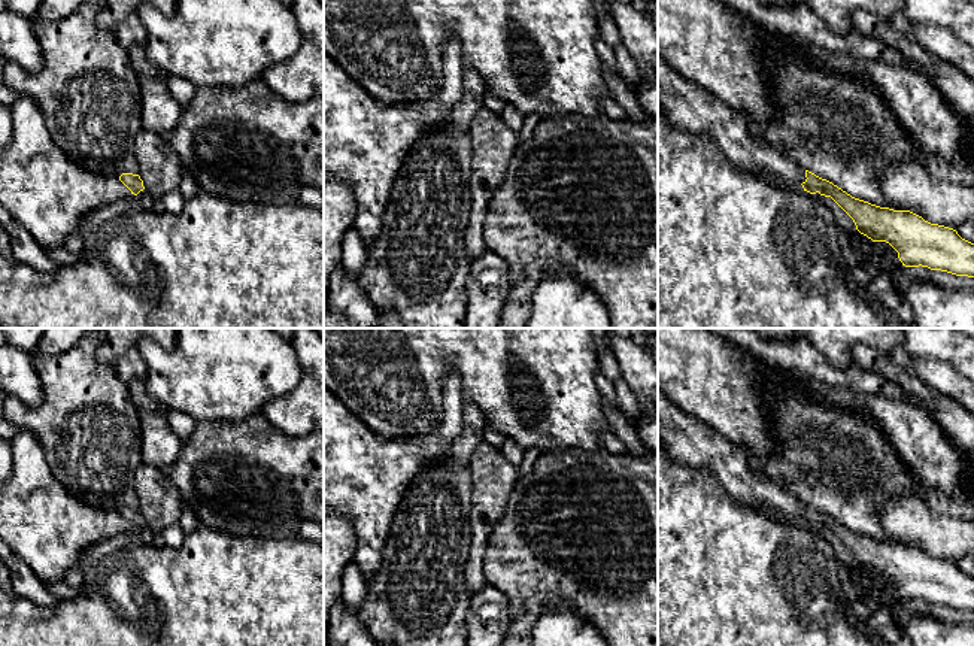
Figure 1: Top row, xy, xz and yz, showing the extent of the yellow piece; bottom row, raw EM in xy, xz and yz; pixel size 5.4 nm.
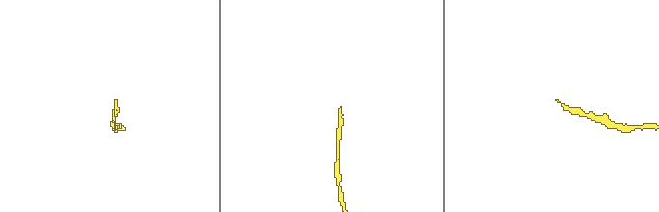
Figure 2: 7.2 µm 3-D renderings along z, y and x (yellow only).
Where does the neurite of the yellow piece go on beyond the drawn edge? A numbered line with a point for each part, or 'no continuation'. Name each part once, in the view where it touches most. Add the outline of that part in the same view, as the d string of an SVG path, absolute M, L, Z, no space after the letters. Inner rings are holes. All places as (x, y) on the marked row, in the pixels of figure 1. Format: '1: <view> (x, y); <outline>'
1: yz (688, 106); M658 58L658 107L674 127L707 134L738 169L765 182L764 175L779 175L797 184L805 182L805 170L789 155L756 142L746 130L741 113L700 85L689 82L664 60Z

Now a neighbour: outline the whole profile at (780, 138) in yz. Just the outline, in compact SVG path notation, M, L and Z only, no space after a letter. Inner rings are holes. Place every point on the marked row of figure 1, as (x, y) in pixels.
M741 113L741 116L747 133L759 143L783 154L786 154L788 149L795 149L802 145L802 136L792 128L759 121L747 113Z

